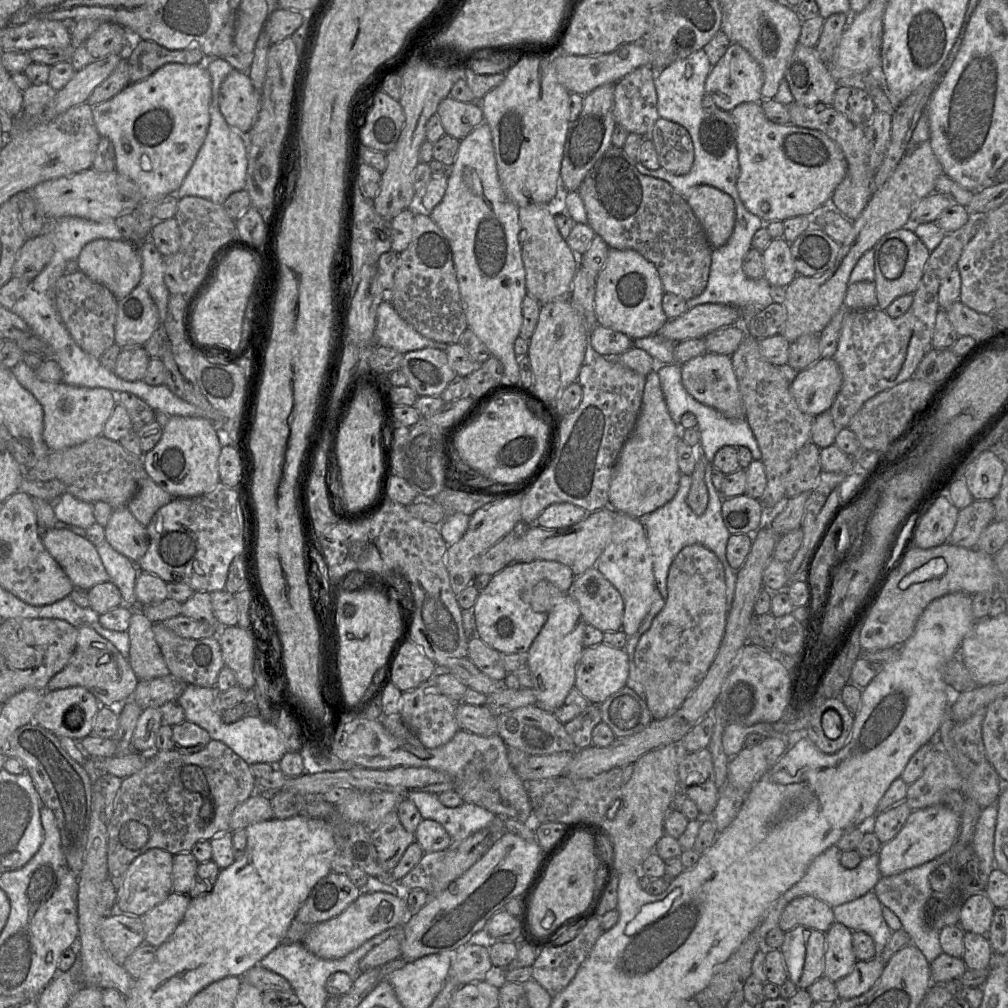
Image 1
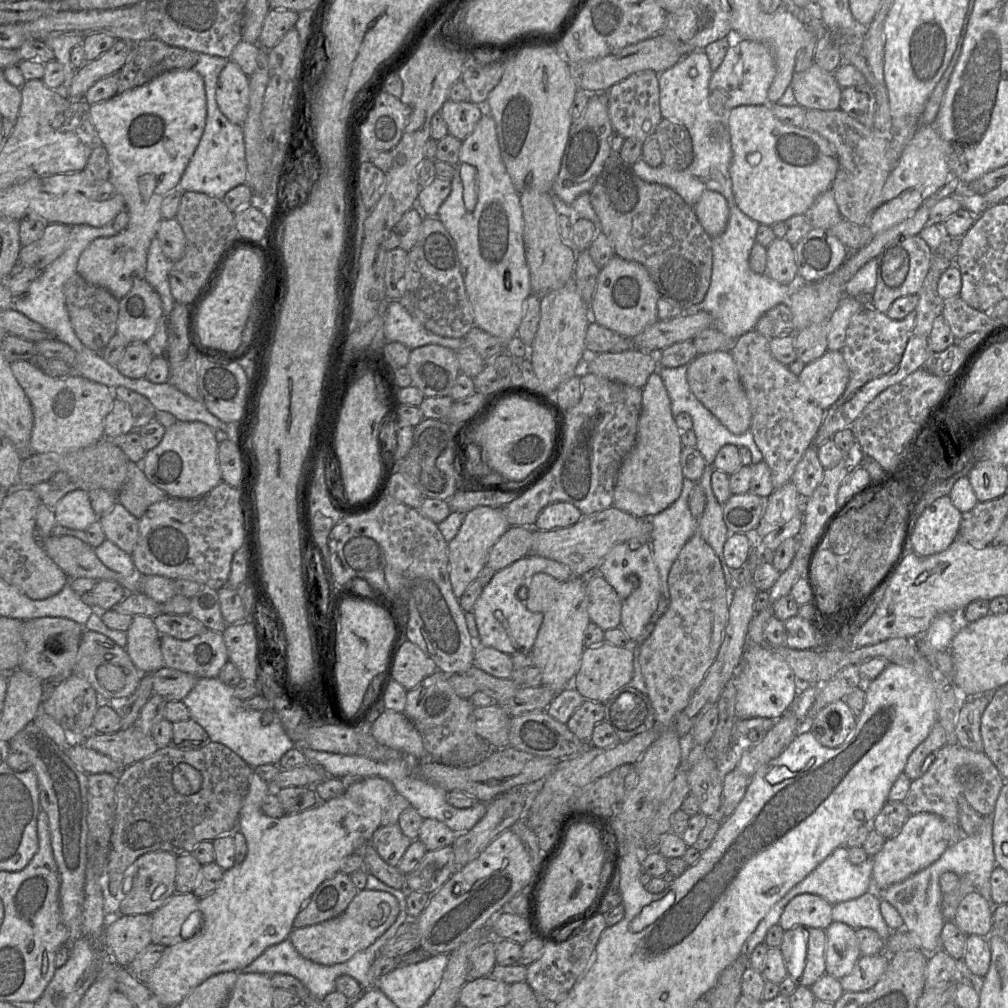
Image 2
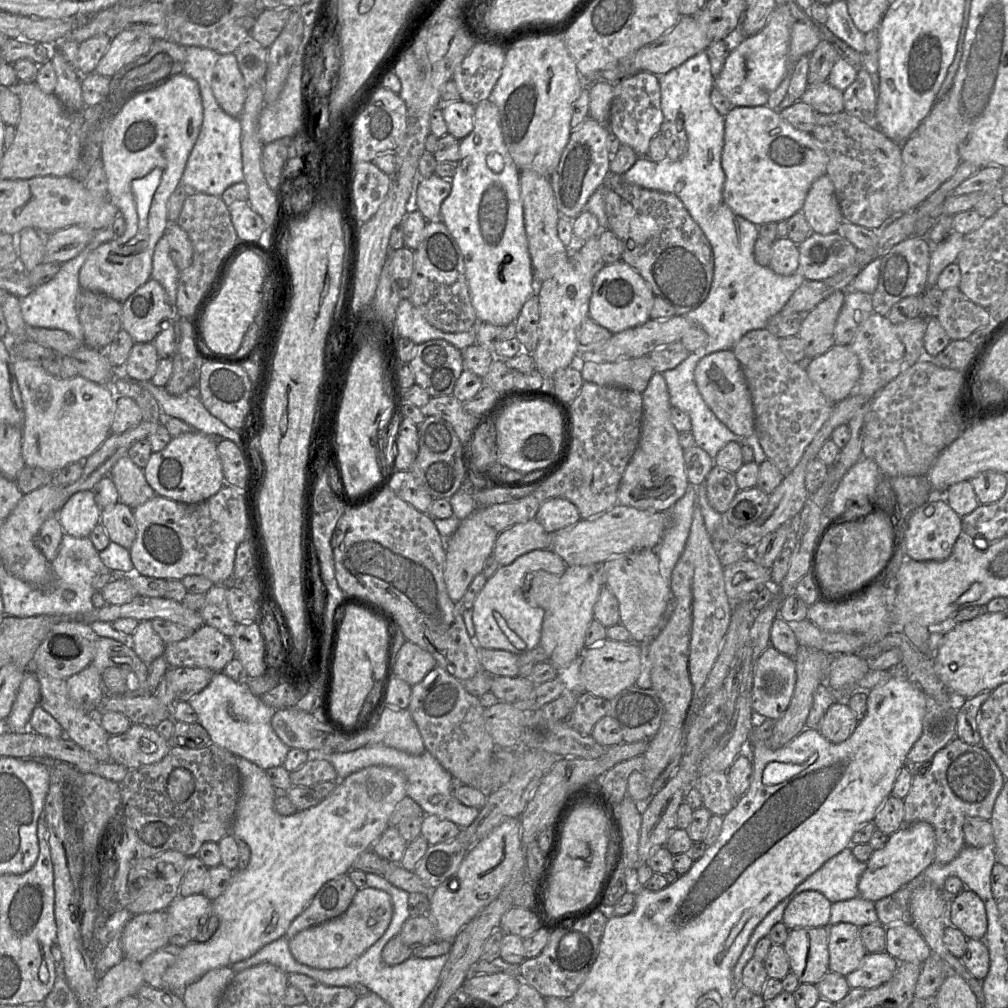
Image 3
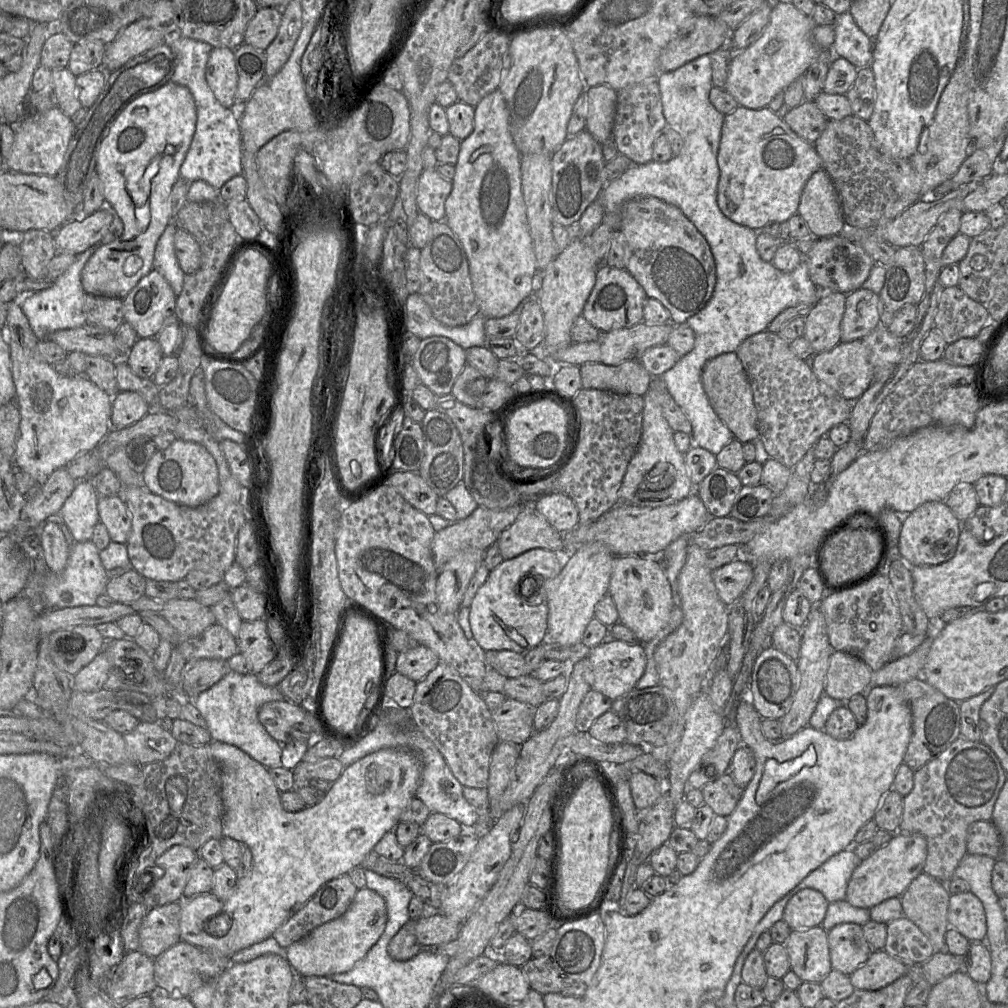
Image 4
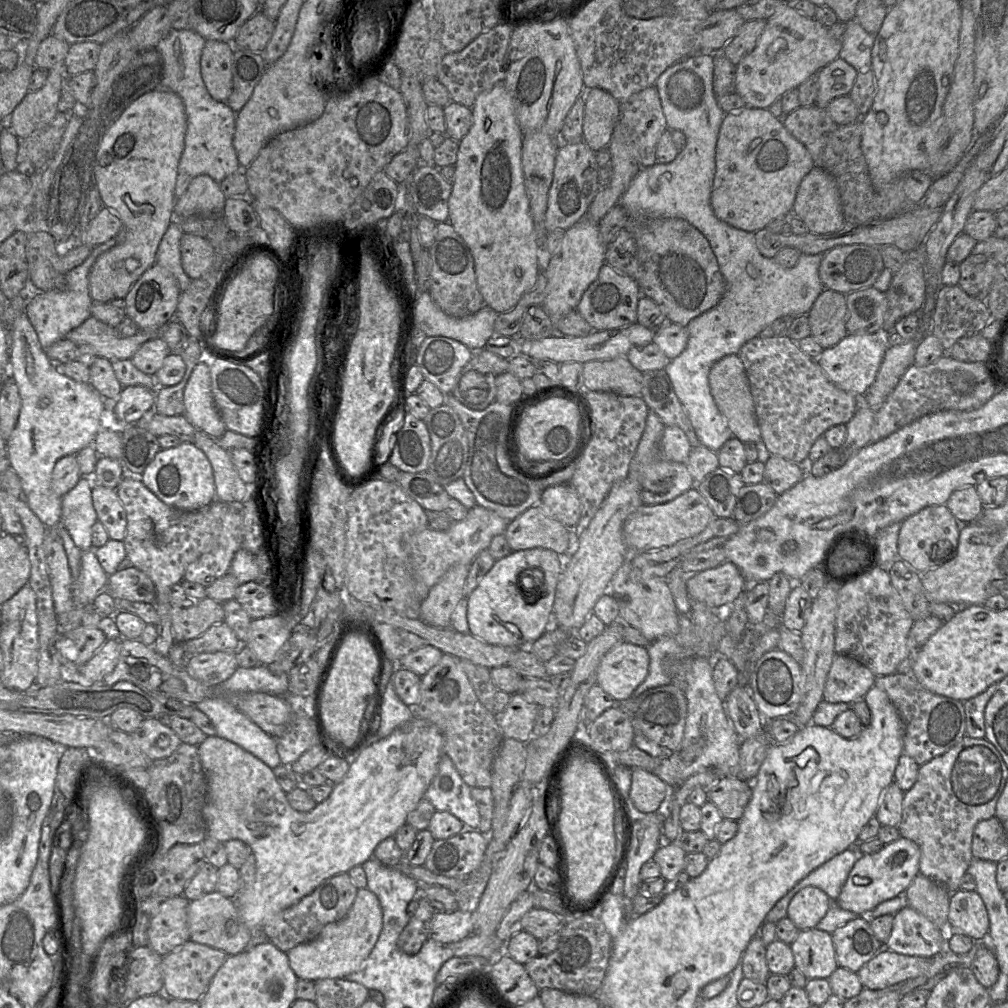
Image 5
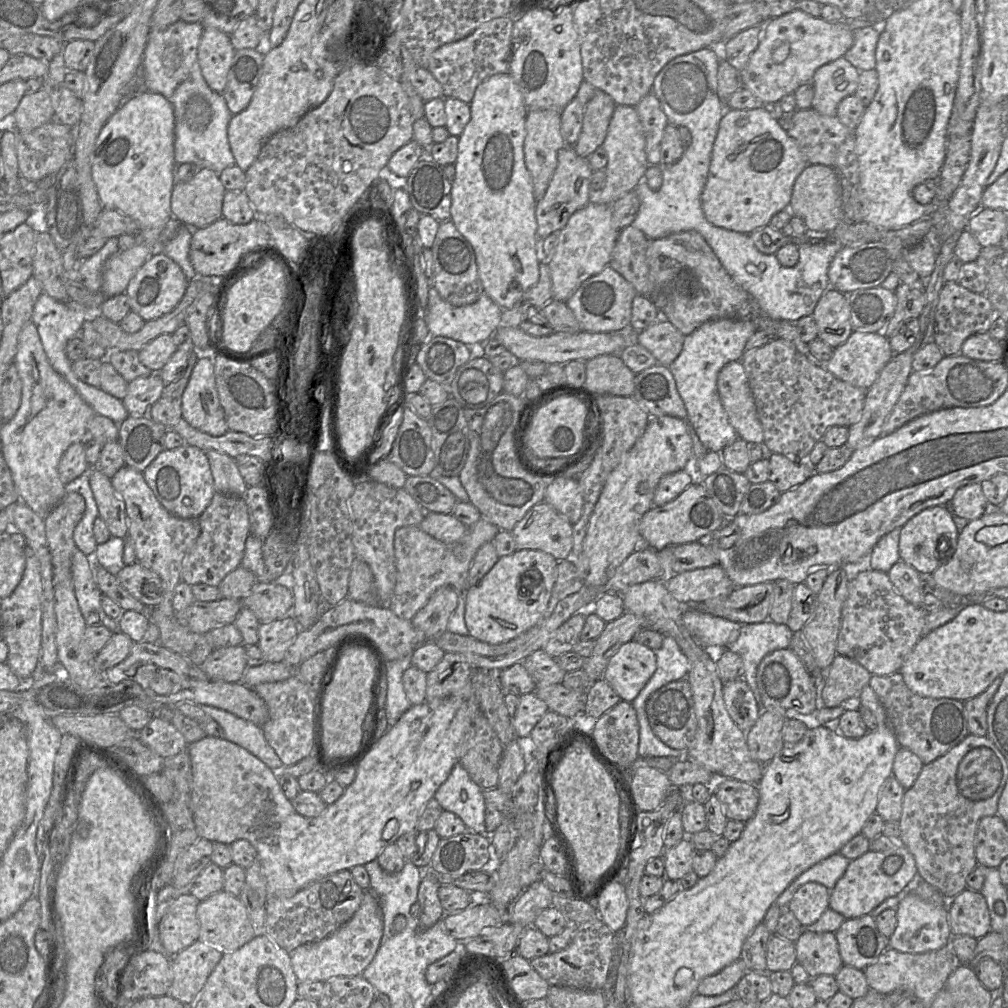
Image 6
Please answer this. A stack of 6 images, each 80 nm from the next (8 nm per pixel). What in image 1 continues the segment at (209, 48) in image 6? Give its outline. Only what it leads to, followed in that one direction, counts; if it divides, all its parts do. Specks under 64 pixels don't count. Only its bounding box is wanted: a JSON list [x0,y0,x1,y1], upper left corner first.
[219,69,261,135]

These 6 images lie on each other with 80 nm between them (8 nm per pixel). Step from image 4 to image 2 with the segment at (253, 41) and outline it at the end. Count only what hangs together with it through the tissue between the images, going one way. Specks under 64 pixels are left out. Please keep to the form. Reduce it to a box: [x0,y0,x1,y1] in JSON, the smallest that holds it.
[258,9,299,50]

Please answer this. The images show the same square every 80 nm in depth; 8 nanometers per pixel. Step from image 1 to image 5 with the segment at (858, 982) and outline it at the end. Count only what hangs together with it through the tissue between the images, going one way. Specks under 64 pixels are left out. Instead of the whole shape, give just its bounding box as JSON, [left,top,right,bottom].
[857,948,932,990]

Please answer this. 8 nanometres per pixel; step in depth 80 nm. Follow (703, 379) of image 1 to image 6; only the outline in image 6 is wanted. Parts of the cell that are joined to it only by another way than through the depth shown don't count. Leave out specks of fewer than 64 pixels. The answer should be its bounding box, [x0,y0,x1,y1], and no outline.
[717,361,763,443]

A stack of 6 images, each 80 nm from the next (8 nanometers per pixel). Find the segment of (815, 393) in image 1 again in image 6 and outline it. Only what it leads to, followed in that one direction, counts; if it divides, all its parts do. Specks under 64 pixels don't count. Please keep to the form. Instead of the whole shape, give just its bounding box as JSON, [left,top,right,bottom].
[824,331,892,390]

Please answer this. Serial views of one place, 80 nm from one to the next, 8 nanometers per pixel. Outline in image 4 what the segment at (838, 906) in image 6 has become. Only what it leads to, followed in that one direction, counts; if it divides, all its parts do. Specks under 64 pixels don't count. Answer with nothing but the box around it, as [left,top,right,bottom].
[845,833,927,909]

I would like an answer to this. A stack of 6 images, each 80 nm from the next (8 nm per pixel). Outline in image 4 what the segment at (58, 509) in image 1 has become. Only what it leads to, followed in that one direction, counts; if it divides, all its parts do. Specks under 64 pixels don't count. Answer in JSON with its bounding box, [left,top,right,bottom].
[59,479,100,542]

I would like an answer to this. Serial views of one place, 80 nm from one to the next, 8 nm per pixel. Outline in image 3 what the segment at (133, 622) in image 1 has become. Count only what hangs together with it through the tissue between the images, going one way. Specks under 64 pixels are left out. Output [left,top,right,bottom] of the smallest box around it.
[132,620,165,665]

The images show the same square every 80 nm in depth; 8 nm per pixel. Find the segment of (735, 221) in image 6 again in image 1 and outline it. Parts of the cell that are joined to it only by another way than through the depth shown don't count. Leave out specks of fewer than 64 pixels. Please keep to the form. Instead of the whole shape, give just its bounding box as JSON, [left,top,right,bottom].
[731,102,847,223]

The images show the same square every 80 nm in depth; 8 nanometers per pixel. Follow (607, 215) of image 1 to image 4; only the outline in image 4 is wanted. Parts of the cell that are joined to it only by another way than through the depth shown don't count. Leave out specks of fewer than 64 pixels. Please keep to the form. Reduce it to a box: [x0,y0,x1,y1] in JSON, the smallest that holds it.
[619,197,716,325]

